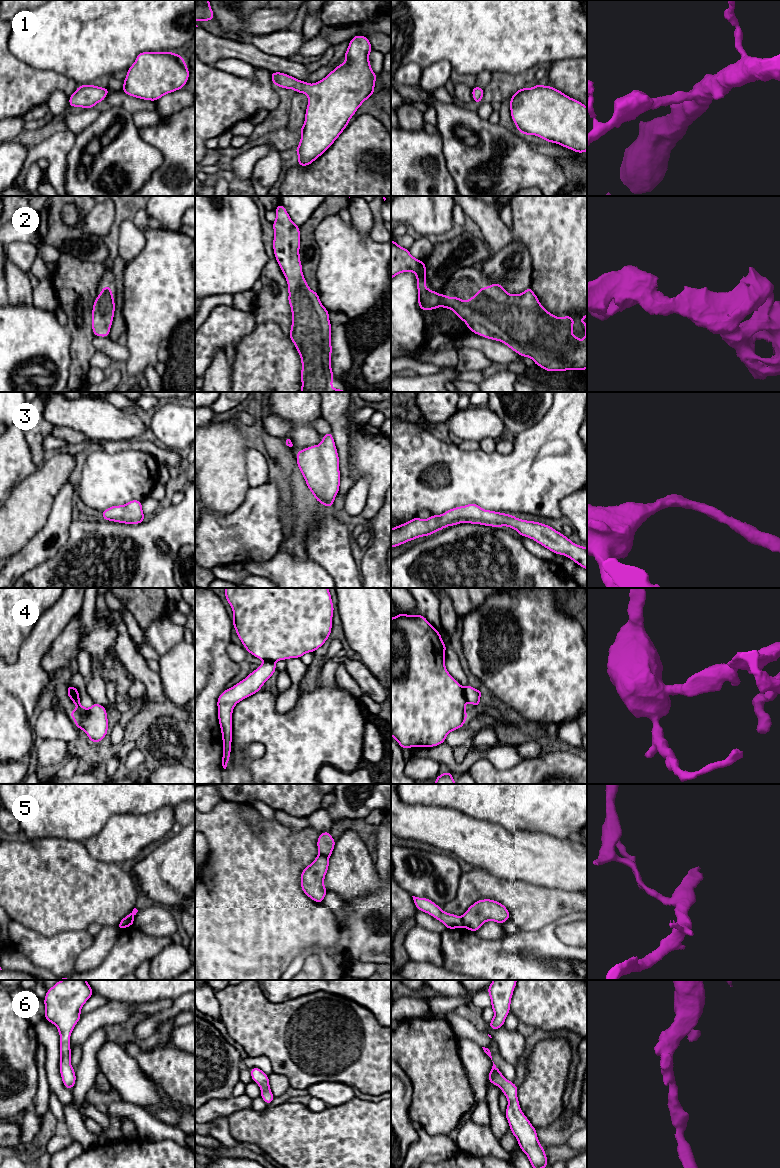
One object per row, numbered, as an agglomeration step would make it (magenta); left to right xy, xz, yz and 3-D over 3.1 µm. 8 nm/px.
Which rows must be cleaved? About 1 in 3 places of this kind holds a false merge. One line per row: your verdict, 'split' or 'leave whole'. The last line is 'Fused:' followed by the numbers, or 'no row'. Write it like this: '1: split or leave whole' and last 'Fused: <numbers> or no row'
1: leave whole
2: leave whole
3: leave whole
4: split
5: split
6: leave whole
Fused: 4, 5

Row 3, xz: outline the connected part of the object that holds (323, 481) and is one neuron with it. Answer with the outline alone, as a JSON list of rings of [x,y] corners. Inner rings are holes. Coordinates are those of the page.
[[[332,432],[319,445],[297,451],[297,465],[317,502],[333,507],[340,487],[339,455]]]

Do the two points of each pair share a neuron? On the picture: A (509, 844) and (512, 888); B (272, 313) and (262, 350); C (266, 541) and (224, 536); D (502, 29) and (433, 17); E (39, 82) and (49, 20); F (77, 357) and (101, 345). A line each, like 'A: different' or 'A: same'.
A: different
B: different
C: same
D: same
E: different
F: different

